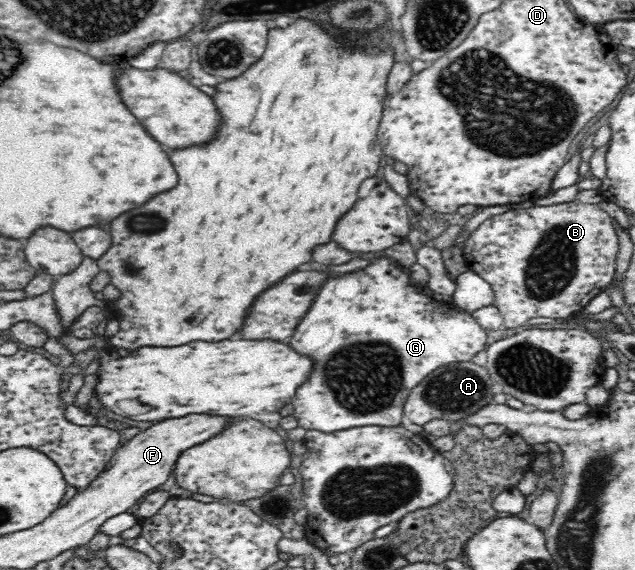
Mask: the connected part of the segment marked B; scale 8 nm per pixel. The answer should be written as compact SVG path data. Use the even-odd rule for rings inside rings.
M578 199L564 203L555 203L547 206L532 206L526 209L517 209L514 207L512 210L505 213L493 216L484 221L474 231L470 233L470 237L465 241L463 247L463 258L466 262L466 269L473 271L482 277L485 282L490 284L492 294L494 294L494 305L501 313L503 325L508 329L521 329L524 328L524 323L528 319L534 317L568 317L570 315L580 314L586 305L590 303L592 297L596 294L604 292L614 279L614 272L616 269L616 253L618 253L618 237L612 225L612 218L610 215L598 207L598 204L580 202Z

